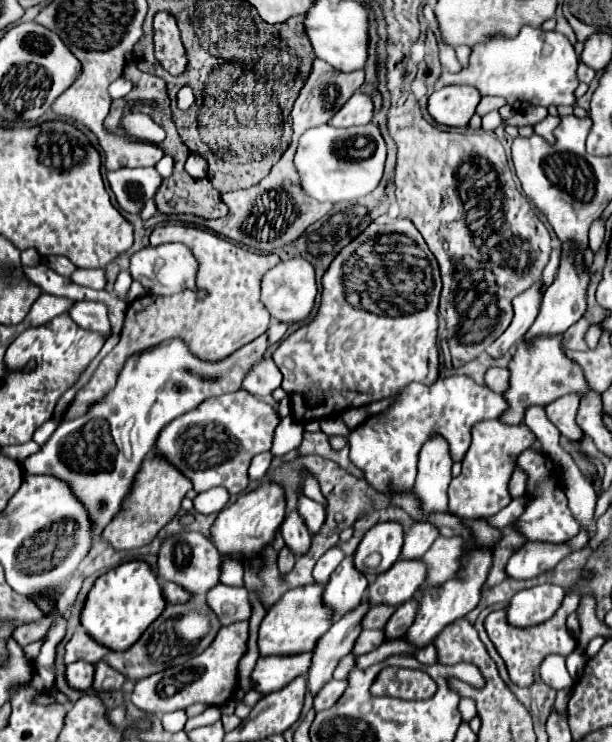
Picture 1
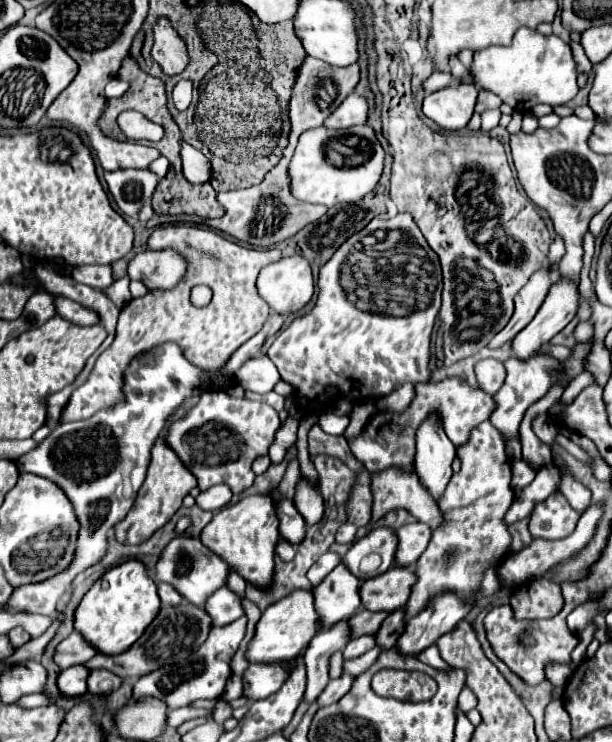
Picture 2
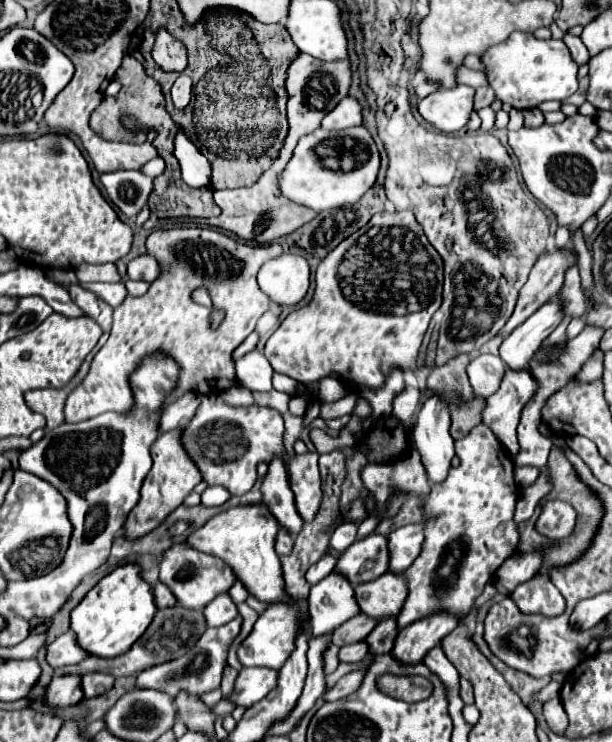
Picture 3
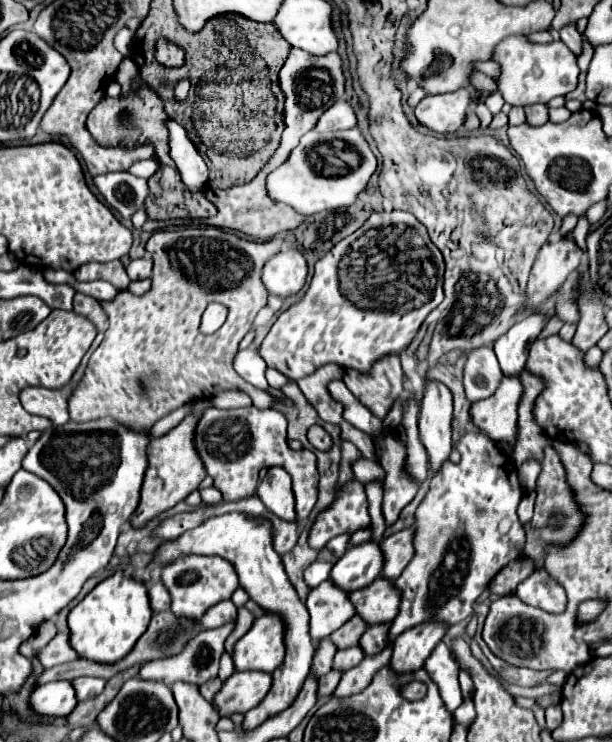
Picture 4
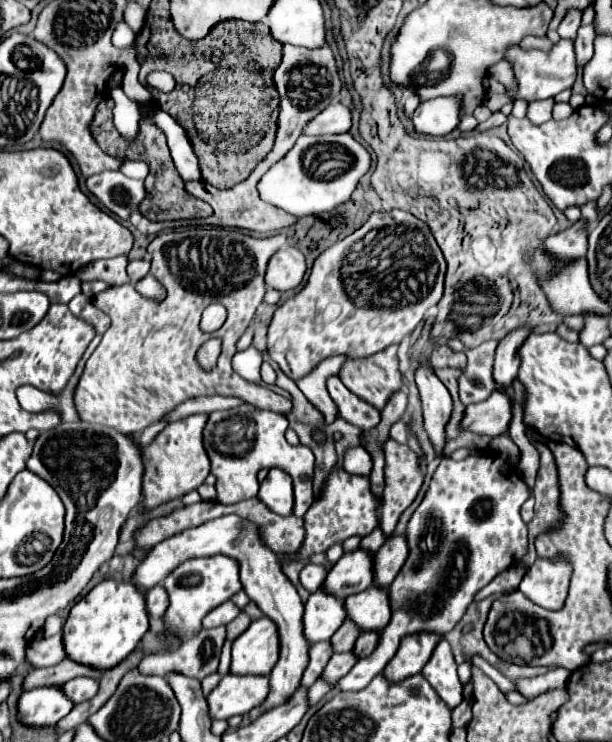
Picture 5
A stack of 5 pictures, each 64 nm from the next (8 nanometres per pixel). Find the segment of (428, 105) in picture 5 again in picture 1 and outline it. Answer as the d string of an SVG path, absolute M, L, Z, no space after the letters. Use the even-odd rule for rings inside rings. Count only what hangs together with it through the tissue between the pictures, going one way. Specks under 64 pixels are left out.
M444 86L430 94L428 114L444 126L468 126L480 102L480 92L472 86Z

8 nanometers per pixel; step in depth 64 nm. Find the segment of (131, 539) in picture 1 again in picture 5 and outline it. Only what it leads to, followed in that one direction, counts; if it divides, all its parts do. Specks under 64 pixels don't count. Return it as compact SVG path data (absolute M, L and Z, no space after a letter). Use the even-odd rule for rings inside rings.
M208 414L186 416L178 422L166 424L166 428L144 448L144 506L154 508L172 498L180 498L190 490L196 490L210 474L210 458L204 450L202 432L208 422Z

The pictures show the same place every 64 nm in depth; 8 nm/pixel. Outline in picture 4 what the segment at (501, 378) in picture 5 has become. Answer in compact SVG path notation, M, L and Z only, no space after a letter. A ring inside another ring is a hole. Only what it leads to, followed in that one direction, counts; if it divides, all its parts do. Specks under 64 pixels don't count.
M532 314L530 318L516 322L504 336L494 342L494 352L504 376L518 376L524 370L528 344L538 338L546 318Z

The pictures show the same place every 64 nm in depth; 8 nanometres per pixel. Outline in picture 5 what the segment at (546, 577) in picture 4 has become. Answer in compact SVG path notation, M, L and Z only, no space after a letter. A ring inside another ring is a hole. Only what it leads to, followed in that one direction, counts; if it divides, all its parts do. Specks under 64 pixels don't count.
M562 554L556 556L554 561L548 558L536 558L536 562L526 570L518 588L534 604L548 610L558 610L566 600L570 576L572 566Z

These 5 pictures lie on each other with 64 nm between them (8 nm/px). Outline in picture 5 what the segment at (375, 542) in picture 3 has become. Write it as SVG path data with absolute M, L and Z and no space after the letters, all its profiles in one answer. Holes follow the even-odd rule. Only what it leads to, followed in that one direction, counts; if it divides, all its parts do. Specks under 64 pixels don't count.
M354 550L344 554L328 572L322 588L332 596L348 598L366 590L372 584L372 554L366 550Z

